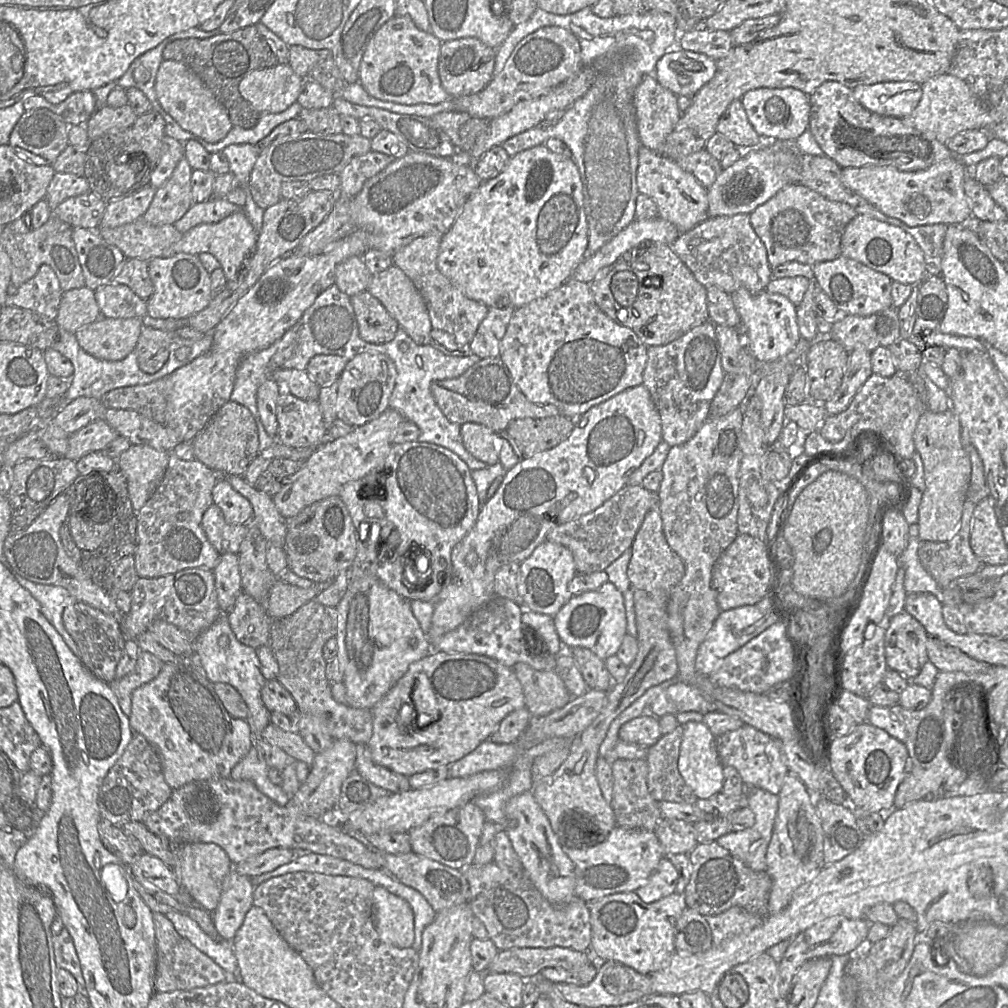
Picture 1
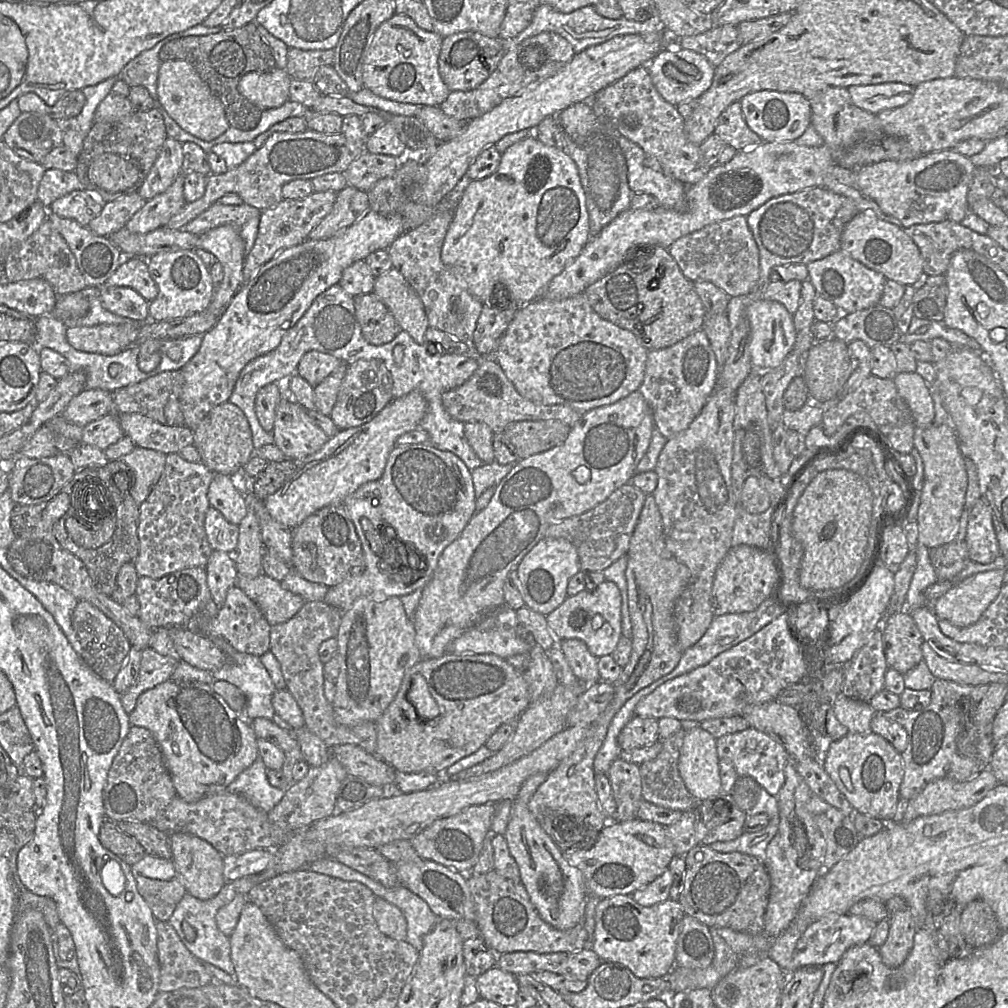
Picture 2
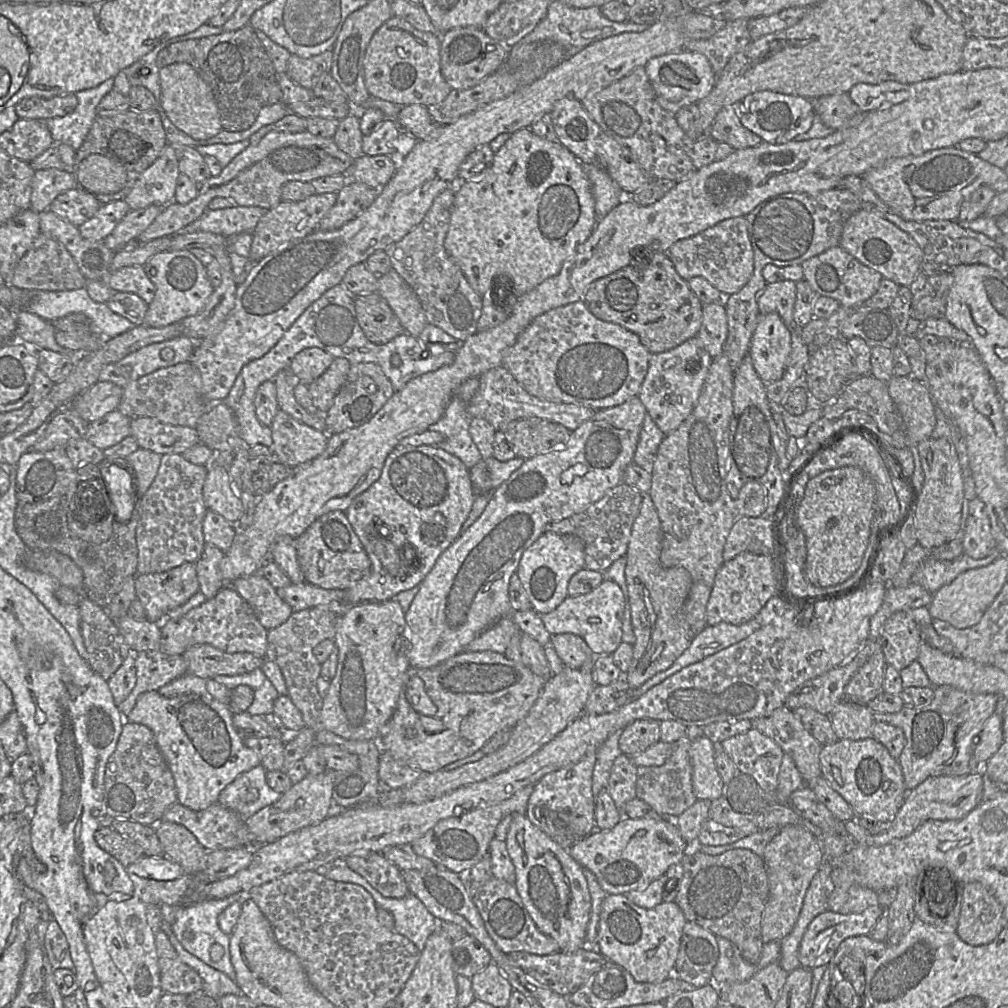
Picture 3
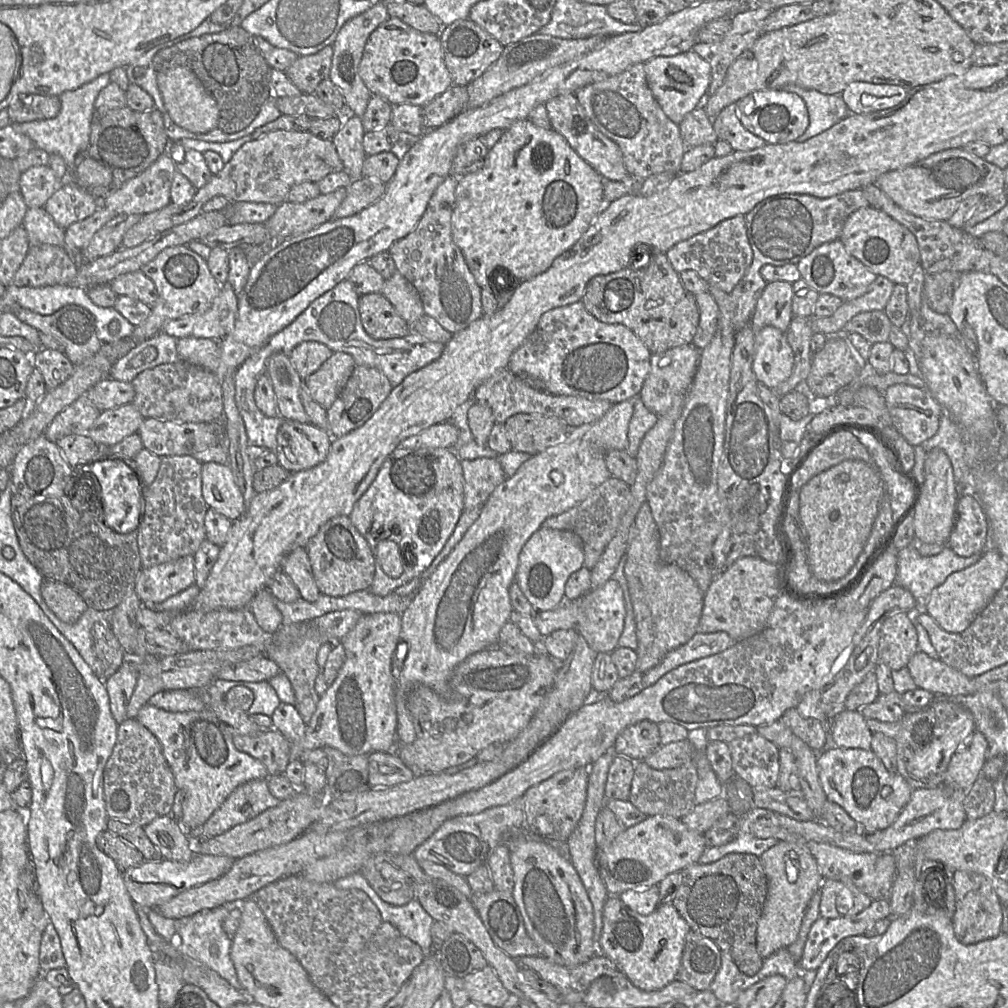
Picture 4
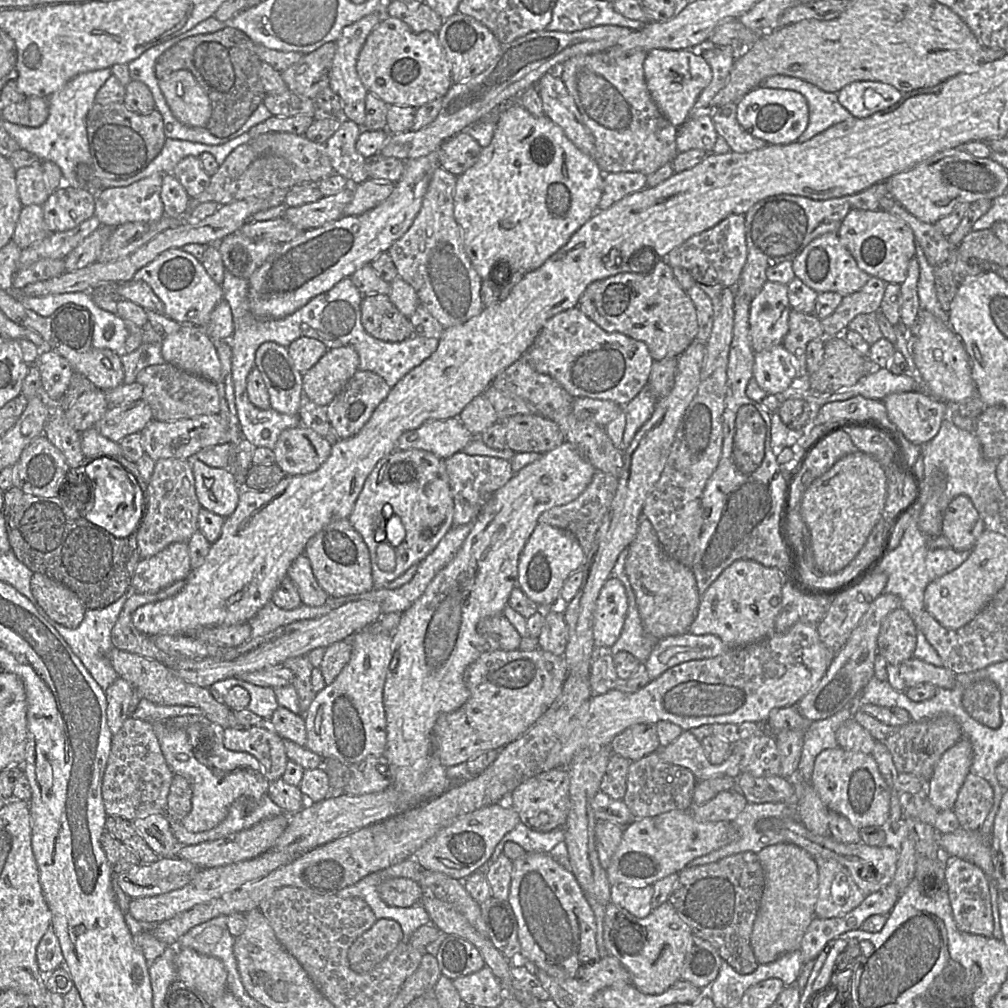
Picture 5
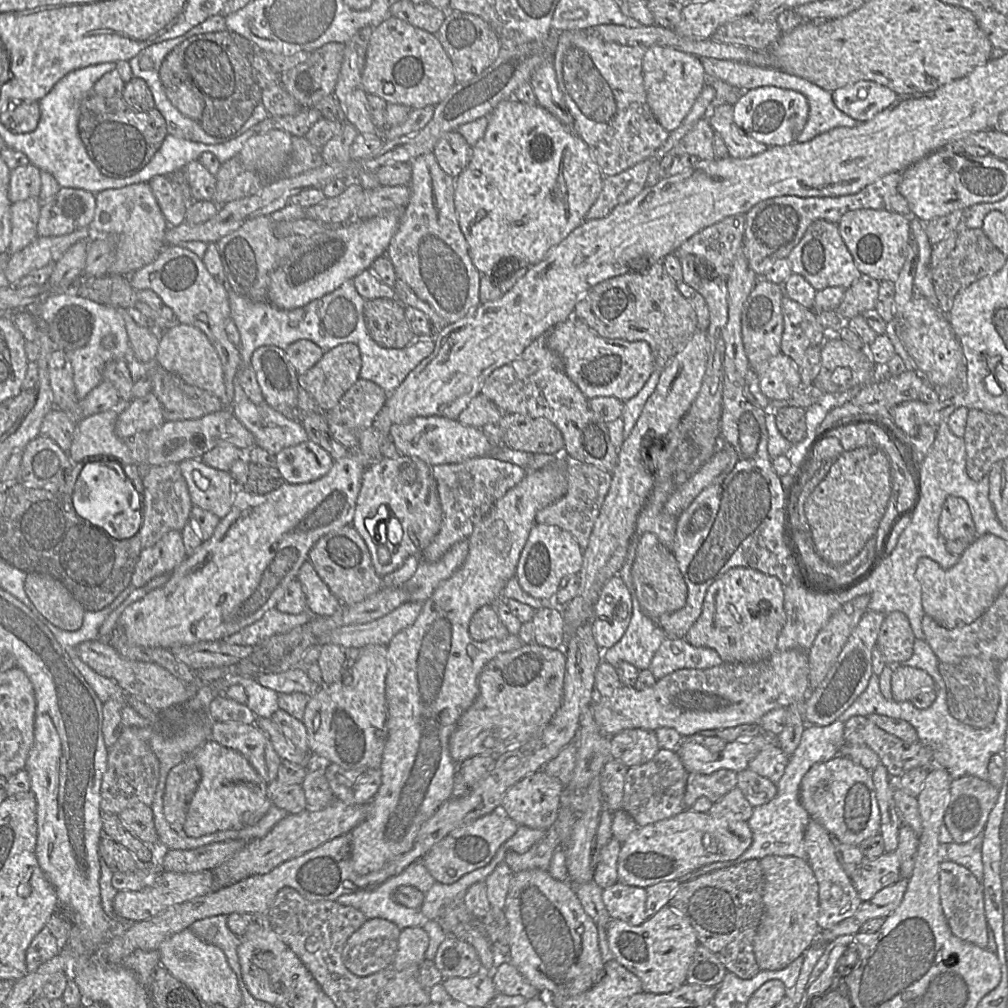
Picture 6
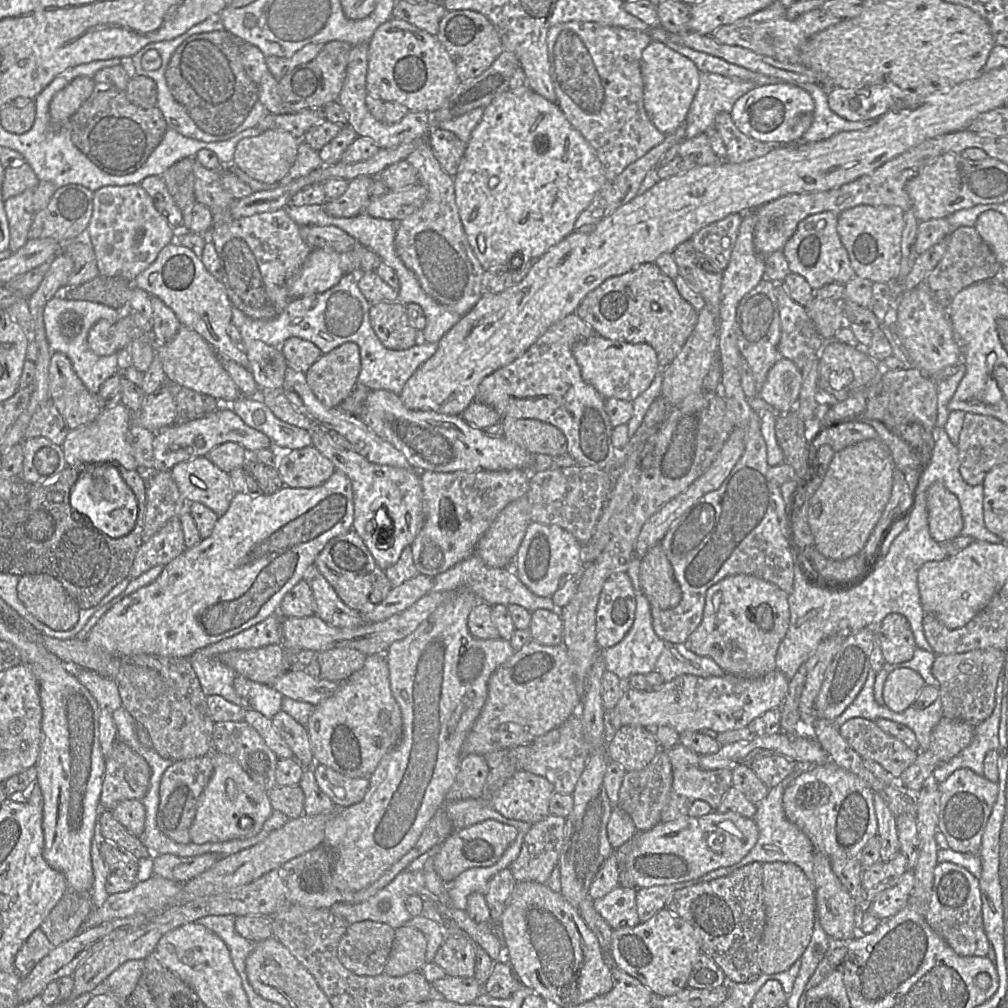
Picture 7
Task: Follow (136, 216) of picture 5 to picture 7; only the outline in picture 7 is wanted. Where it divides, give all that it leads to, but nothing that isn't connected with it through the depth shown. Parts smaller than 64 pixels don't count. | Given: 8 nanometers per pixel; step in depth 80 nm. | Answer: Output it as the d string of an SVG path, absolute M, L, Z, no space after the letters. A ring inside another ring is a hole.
M140 185L106 186L93 194L93 212L88 224L86 239L93 246L99 276L133 282L140 273L154 263L164 247L175 242L177 233L178 231L157 211L151 197Z

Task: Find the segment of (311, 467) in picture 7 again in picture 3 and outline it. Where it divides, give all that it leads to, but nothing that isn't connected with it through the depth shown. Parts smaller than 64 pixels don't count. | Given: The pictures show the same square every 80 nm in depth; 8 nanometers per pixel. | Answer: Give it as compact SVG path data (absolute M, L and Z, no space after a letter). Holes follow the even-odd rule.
M278 409L271 425L275 459L294 468L313 460L325 450L329 435L299 422Z

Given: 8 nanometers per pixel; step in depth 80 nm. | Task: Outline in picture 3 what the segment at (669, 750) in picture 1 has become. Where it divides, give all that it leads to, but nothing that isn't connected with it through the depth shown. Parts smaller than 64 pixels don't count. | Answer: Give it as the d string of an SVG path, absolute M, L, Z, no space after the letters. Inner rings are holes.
M684 736L672 744L672 754L662 766L637 767L636 798L646 802L661 817L675 820L697 801L692 786L690 744L689 738Z

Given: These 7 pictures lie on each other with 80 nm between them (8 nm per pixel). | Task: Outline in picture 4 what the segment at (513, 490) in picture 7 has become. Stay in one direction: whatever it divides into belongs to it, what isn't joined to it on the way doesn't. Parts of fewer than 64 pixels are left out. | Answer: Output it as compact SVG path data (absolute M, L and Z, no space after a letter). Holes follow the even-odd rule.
M495 458L461 460L464 478L464 511L481 509L506 475Z

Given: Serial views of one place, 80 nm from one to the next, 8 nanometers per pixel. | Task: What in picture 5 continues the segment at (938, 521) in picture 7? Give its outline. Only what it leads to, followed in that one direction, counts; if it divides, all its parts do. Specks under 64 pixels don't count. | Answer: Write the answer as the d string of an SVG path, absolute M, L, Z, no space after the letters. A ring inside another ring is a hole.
M965 495L956 496L943 513L942 535L950 542L955 551L971 550L978 537L986 530L986 524L974 507L971 500Z

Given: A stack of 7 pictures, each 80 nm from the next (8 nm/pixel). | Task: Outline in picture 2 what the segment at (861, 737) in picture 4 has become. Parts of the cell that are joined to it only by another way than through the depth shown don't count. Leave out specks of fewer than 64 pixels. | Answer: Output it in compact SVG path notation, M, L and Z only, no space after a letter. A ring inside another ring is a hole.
M840 693L833 700L832 708L836 718L848 732L858 734L872 732L870 722L876 712L868 702L851 699Z

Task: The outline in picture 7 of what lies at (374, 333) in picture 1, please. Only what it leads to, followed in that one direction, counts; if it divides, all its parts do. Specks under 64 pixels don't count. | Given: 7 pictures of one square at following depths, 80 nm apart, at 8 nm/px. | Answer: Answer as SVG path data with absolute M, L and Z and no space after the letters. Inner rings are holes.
M381 301L370 307L371 326L384 345L392 350L406 350L420 340L420 333L413 327L406 305L401 301Z

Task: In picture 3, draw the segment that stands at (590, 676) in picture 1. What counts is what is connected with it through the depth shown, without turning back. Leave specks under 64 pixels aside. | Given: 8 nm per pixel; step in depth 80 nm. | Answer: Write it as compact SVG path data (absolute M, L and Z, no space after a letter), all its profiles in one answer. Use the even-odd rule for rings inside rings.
M572 633L553 635L550 645L555 649L565 667L571 669L581 668L586 662L591 662L595 658L583 638Z

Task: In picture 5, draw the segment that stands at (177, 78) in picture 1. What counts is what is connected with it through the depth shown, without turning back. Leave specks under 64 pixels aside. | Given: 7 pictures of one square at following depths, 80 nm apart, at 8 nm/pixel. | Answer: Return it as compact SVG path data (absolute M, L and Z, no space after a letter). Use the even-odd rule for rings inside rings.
M188 70L159 80L159 87L175 118L191 127L206 127L212 113L210 99Z

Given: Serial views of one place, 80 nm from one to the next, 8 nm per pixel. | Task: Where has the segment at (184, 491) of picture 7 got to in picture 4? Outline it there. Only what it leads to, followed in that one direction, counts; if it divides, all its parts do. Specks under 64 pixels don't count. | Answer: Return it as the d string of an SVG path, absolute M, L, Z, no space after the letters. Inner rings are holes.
M202 464L202 497L208 508L232 522L245 512L242 494L228 464Z

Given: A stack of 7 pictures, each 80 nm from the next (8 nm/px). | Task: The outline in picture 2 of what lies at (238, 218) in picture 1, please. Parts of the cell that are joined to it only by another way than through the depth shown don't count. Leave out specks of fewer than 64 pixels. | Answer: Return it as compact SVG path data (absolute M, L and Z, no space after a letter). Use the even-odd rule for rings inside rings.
M223 225L211 229L199 235L197 248L212 253L223 267L223 280L216 287L208 307L210 312L222 314L244 284L243 267L246 252L239 228Z

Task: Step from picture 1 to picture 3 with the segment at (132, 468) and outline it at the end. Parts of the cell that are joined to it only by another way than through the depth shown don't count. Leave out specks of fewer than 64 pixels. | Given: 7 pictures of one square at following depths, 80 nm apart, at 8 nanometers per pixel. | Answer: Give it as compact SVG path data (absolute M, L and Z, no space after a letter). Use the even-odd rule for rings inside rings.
M138 448L126 457L135 470L136 488L134 492L137 498L143 496L153 483L161 464L161 458L162 455L142 448Z

